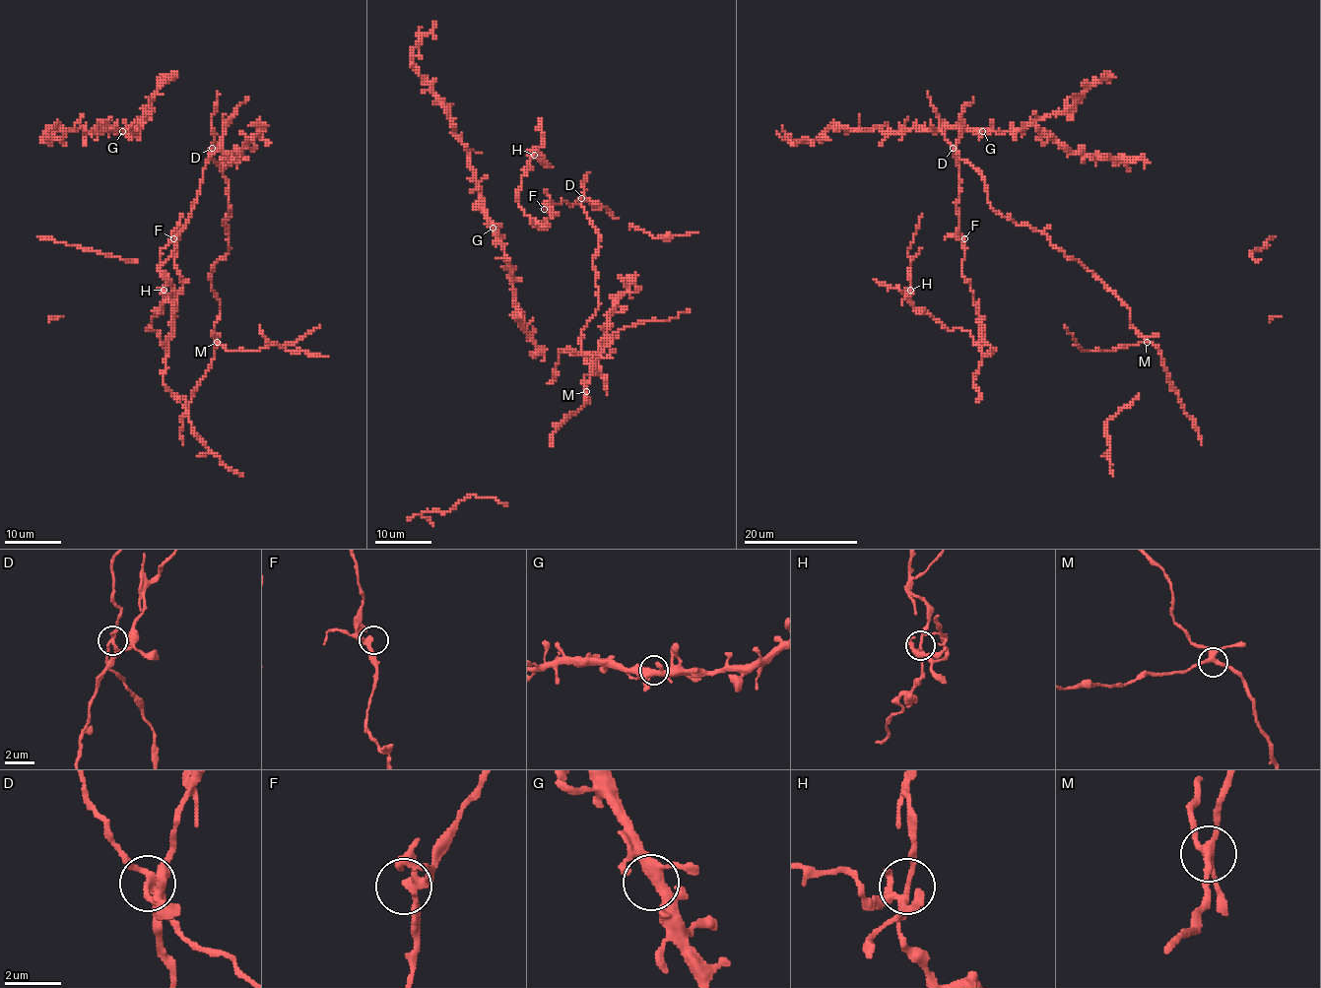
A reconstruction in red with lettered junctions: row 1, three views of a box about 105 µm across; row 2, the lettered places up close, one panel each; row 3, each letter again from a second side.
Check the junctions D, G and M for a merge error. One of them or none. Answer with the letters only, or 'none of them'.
D

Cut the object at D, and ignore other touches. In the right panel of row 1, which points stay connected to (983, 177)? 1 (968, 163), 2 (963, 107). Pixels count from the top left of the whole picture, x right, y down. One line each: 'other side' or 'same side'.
1: same side
2: other side

